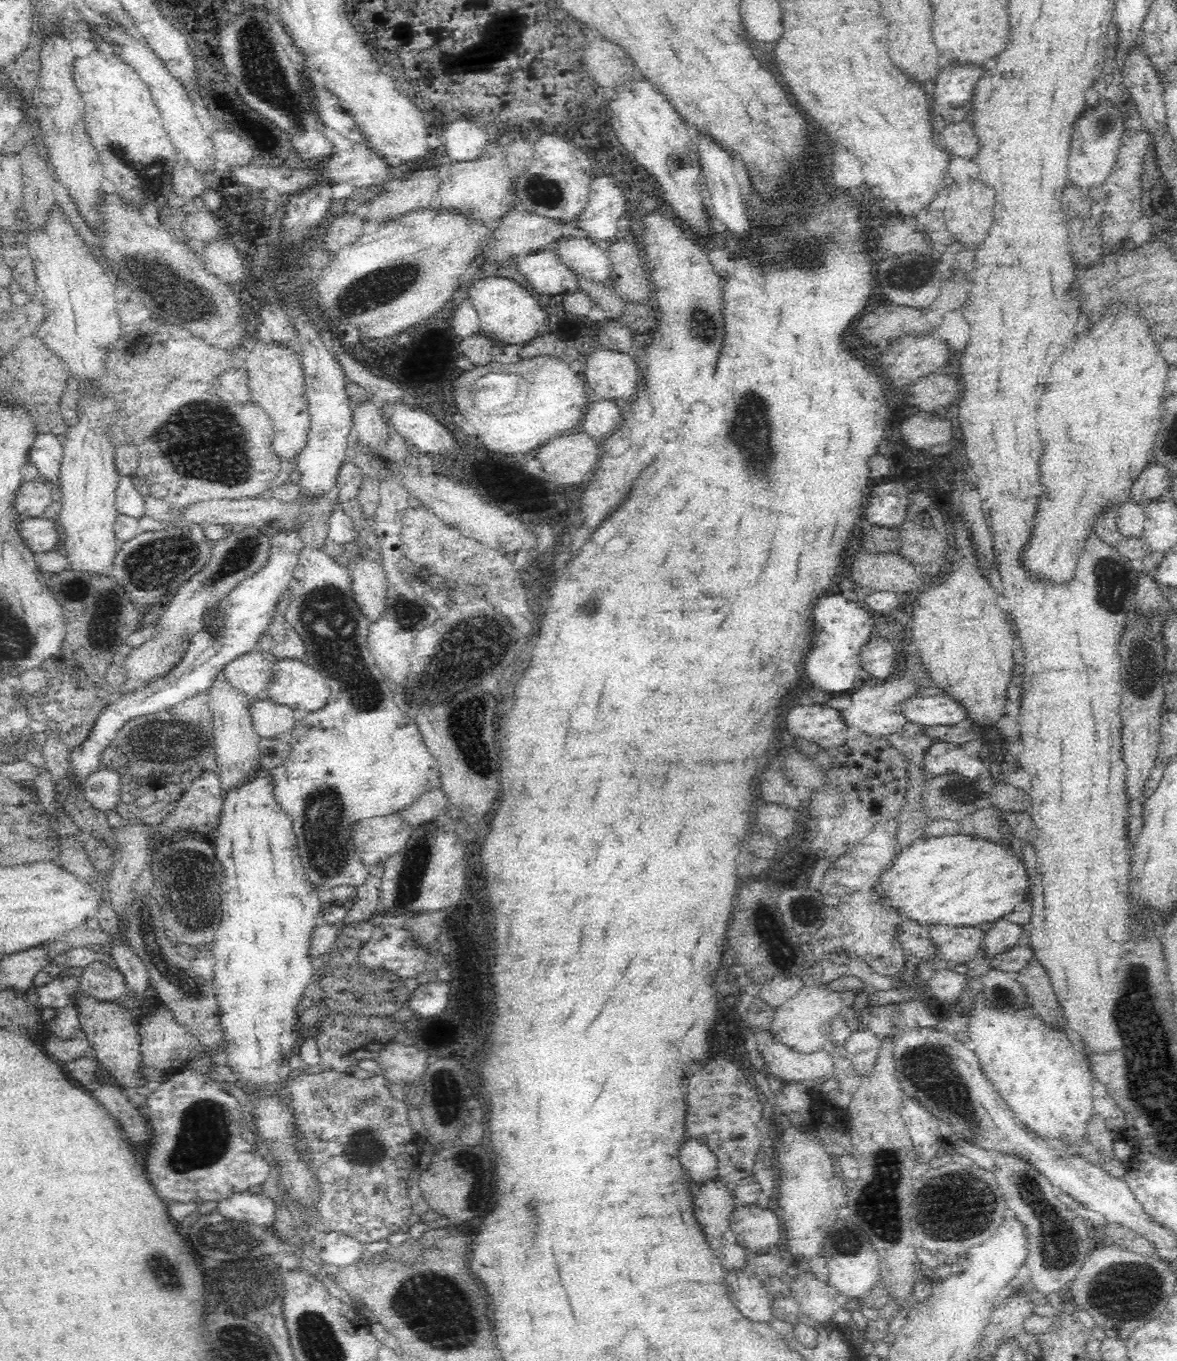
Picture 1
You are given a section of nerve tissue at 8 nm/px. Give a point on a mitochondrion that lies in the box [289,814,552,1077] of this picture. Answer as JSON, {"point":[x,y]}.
{"point":[407,885]}

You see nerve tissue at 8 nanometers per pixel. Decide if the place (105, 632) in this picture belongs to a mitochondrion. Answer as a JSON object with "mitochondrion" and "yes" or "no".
{"mitochondrion":"yes"}

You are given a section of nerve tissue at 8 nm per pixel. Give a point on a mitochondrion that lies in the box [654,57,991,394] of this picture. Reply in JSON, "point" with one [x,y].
{"point":[704,327]}

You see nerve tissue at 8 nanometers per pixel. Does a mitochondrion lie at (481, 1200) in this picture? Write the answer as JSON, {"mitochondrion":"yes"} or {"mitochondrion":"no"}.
{"mitochondrion":"yes"}

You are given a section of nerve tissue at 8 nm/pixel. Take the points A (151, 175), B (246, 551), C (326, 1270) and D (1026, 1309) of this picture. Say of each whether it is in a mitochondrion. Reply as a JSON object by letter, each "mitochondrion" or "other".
{"A":"mitochondrion","B":"mitochondrion","C":"other","D":"other"}

